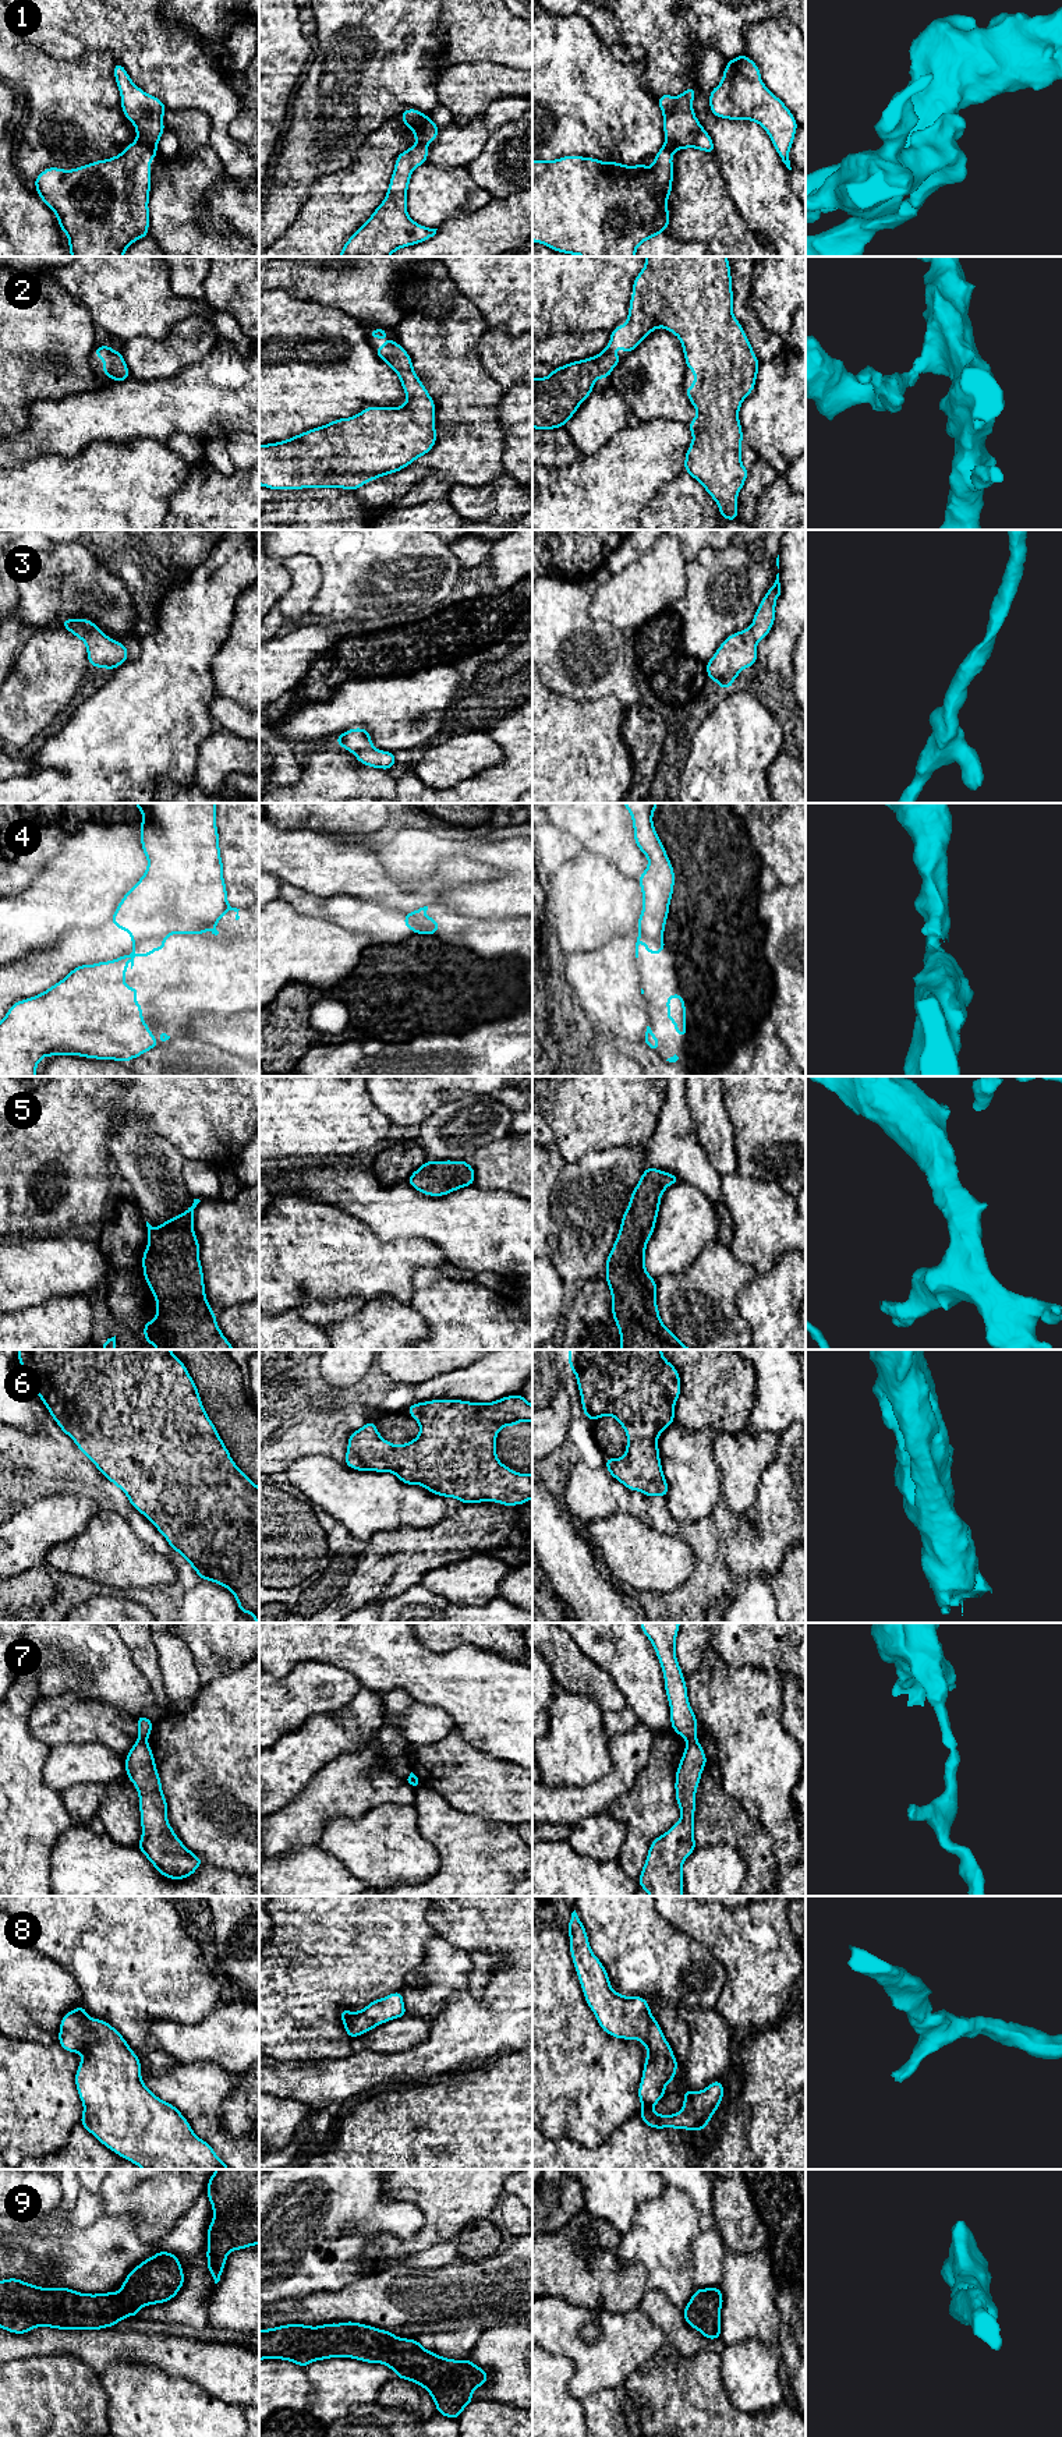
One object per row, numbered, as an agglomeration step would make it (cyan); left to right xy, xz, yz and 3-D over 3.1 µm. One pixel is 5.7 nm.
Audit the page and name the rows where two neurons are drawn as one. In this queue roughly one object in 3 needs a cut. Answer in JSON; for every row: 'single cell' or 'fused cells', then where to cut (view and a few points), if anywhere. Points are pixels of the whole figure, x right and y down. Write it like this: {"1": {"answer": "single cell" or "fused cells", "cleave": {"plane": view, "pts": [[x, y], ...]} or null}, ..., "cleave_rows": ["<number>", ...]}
{"1": {"answer": "fused cells", "cleave": {"plane": "xy", "pts": [[137, 140], [155, 149]]}}, "2": {"answer": "single cell", "cleave": null}, "3": {"answer": "single cell", "cleave": null}, "4": {"answer": "fused cells", "cleave": {"plane": "xy", "pts": [[166, 936], [145, 938], [137, 944]]}}, "5": {"answer": "single cell", "cleave": null}, "6": {"answer": "single cell", "cleave": null}, "7": {"answer": "fused cells", "cleave": {"plane": "yz", "pts": [[696, 1737], [687, 1742]]}}, "8": {"answer": "single cell", "cleave": null}, "9": {"answer": "single cell", "cleave": null}, "cleave_rows": ["1", "4", "7"]}

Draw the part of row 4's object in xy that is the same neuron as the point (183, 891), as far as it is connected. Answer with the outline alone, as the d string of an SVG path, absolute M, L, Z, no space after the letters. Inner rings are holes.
M134 803L142 813L139 825L142 850L148 859L148 869L137 884L123 896L110 922L121 931L131 933L131 944L144 940L157 940L170 934L198 934L206 930L217 935L217 922L224 913L234 910L236 920L240 919L237 908L227 902L227 889L223 878L223 862L219 848L219 832L216 827L216 803Z

